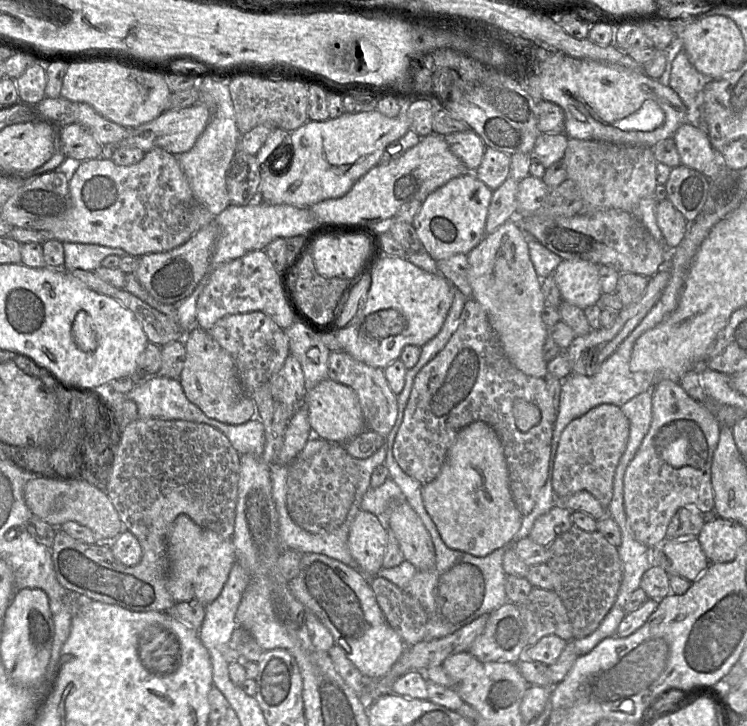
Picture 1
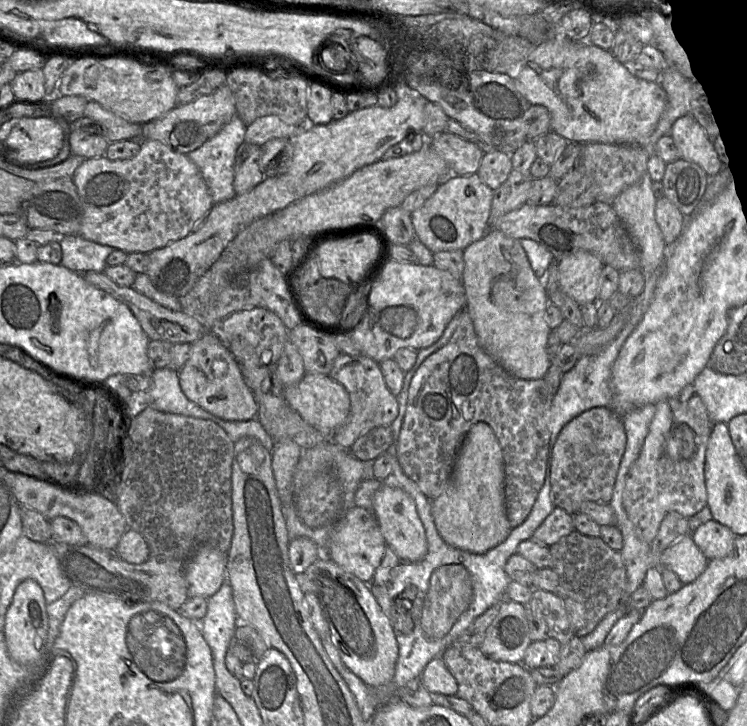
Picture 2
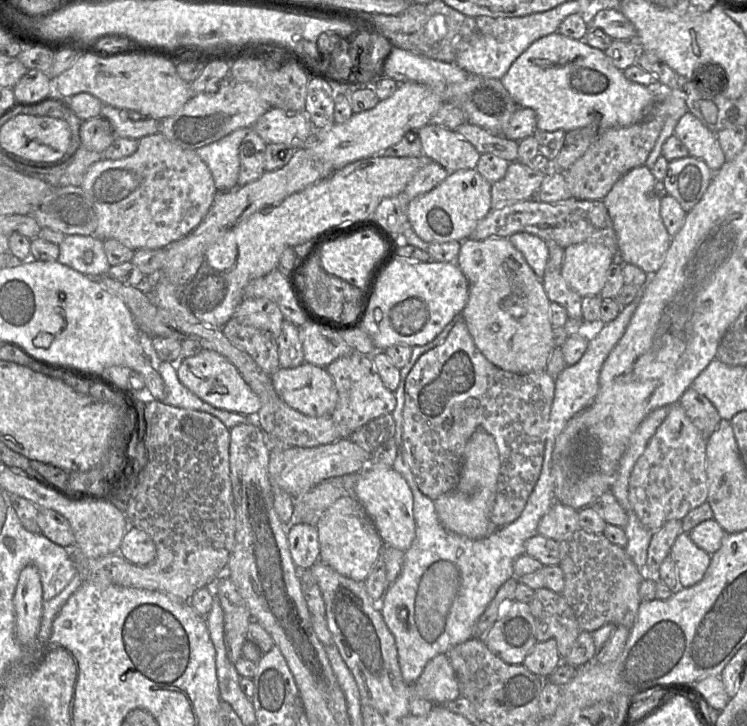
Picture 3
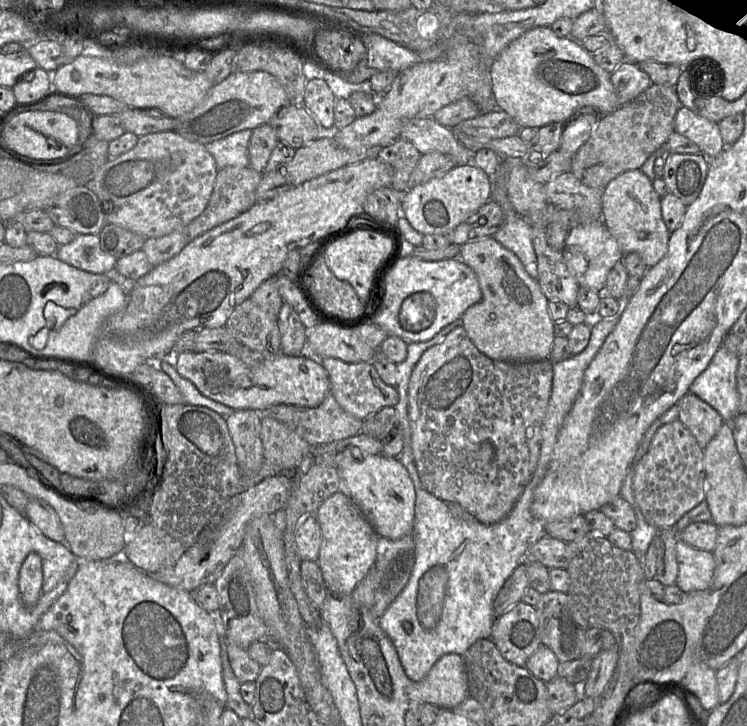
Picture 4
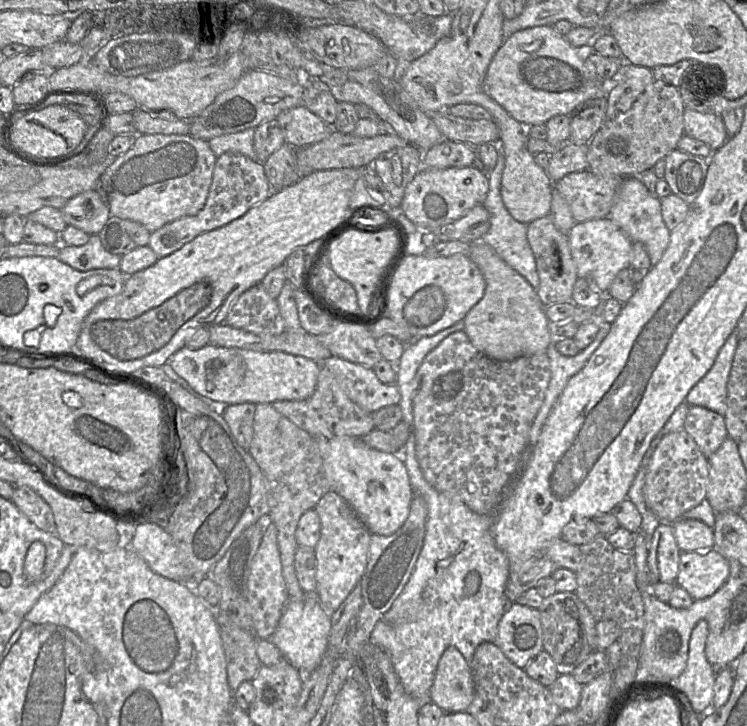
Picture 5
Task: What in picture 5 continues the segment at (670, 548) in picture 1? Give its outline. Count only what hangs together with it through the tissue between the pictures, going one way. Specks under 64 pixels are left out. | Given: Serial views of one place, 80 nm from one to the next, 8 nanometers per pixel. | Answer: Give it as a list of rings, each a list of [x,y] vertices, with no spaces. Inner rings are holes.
[[[716,549],[681,552],[675,583],[686,590],[694,600],[712,596],[728,579],[730,566]]]

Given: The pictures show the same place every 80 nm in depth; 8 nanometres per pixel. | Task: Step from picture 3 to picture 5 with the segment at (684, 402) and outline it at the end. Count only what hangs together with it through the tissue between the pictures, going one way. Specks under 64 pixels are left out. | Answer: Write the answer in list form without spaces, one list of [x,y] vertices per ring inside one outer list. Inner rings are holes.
[[[690,406],[684,430],[694,439],[708,459],[728,437],[725,417],[701,406]]]

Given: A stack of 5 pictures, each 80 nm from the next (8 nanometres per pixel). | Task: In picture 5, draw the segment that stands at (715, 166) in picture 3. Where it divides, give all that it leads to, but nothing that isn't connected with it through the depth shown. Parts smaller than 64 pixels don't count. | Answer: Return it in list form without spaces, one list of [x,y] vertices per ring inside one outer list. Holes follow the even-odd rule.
[[[684,110],[684,132],[706,143],[712,151],[720,148],[728,139],[723,116]]]

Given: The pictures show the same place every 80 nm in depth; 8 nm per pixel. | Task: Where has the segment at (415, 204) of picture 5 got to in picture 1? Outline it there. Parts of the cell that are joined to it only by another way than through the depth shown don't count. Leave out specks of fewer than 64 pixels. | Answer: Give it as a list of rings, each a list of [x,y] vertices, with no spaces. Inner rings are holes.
[[[473,172],[453,178],[429,194],[412,223],[424,250],[435,261],[459,253],[467,255],[486,236],[486,218],[492,195],[493,191]]]

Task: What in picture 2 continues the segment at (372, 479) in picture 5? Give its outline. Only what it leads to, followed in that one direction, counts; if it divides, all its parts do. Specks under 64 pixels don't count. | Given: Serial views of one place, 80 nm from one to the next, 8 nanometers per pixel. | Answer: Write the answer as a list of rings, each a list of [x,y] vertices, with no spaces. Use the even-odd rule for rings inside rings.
[[[383,484],[373,495],[372,512],[386,544],[397,554],[400,561],[418,562],[425,557],[428,550],[425,529],[414,500],[402,488]]]

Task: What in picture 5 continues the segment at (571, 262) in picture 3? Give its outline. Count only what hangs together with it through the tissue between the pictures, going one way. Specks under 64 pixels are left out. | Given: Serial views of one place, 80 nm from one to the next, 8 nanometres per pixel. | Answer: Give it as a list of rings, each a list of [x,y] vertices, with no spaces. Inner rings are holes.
[[[608,217],[574,223],[568,234],[572,257],[577,266],[577,278],[583,277],[605,294],[618,272],[630,268],[633,243]]]

